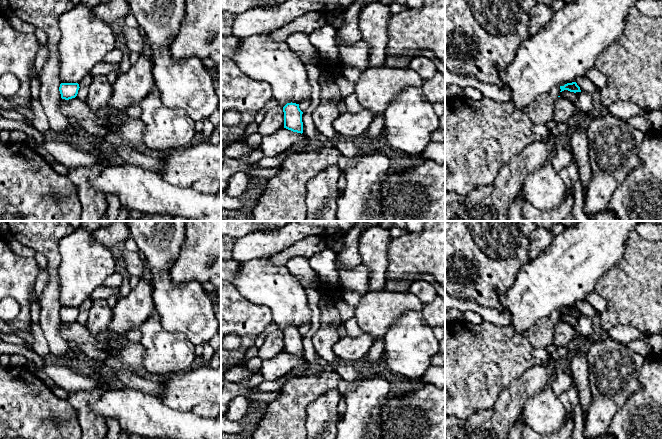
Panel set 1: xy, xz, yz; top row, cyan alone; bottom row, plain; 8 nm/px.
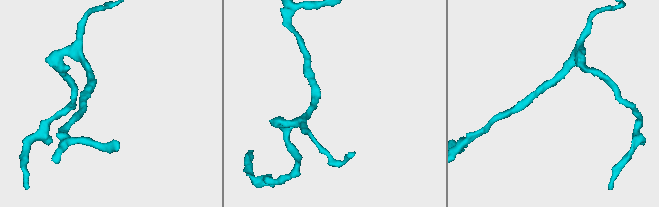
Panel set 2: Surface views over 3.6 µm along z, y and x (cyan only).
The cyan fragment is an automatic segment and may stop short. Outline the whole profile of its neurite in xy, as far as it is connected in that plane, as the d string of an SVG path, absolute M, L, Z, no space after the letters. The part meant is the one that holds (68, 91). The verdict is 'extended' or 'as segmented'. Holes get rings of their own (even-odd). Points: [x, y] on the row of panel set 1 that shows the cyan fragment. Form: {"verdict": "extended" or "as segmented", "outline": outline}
{"verdict": "as segmented", "outline": "M61 83L59 87L61 98L65 100L75 98L79 88L78 83Z"}

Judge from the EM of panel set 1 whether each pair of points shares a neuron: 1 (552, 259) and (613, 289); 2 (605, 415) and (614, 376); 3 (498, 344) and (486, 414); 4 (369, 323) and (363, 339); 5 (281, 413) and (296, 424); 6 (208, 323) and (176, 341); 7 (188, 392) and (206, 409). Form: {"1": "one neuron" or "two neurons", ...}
{"1": "two neurons", "2": "one neuron", "3": "two neurons", "4": "two neurons", "5": "one neuron", "6": "two neurons", "7": "two neurons"}

